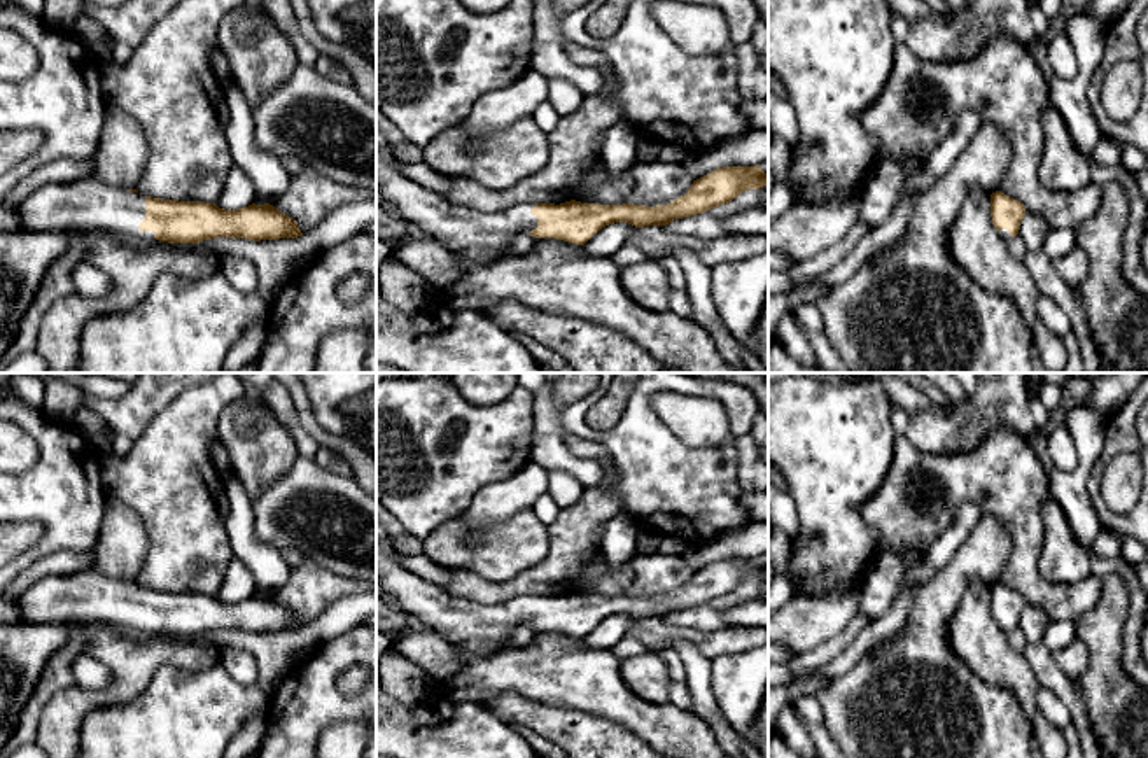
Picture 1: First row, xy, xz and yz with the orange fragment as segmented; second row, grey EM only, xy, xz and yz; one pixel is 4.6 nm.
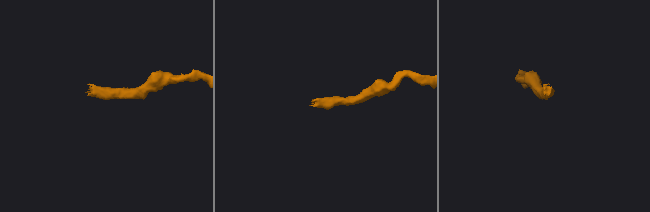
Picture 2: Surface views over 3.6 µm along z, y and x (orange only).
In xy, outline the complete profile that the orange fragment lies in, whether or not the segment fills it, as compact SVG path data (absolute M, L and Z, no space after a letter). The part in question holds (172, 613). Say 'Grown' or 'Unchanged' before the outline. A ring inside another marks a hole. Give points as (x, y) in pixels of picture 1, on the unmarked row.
Grown. M94 569L44 576L18 597L30 623L116 621L168 635L212 630L280 632L303 628L298 614L270 595L224 602L215 595L142 588Z

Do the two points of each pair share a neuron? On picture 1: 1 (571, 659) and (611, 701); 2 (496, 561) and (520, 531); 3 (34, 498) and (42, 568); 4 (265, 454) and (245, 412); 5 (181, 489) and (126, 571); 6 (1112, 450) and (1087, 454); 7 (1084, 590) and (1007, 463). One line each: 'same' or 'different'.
1: same
2: same
3: different
4: same
5: different
6: different
7: same

